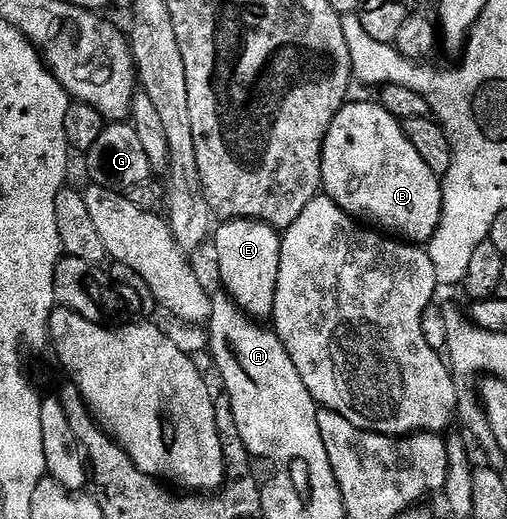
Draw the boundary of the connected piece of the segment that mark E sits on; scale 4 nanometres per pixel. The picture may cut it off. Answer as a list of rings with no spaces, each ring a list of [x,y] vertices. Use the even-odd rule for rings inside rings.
[[[228,219],[218,225],[213,241],[215,237],[215,263],[219,266],[222,290],[252,319],[270,320],[277,297],[277,273],[281,269],[280,232],[256,219]]]

